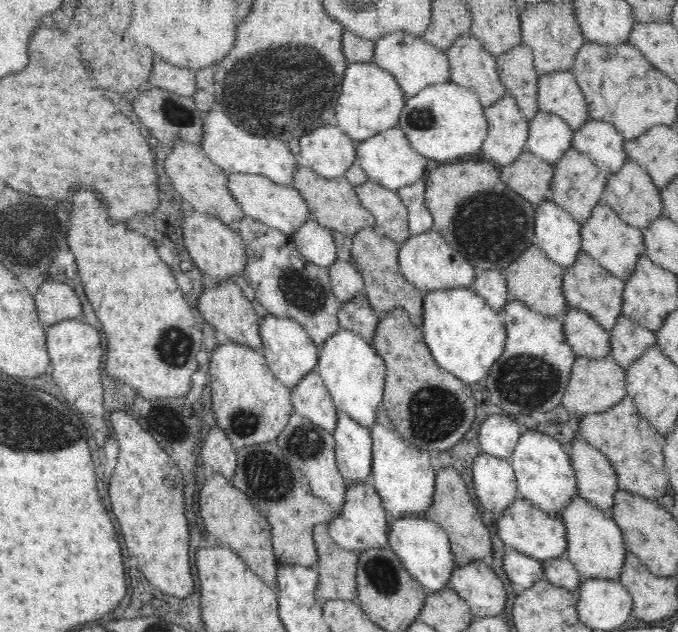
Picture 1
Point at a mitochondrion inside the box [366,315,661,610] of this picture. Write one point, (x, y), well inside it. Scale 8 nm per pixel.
(524, 381)

